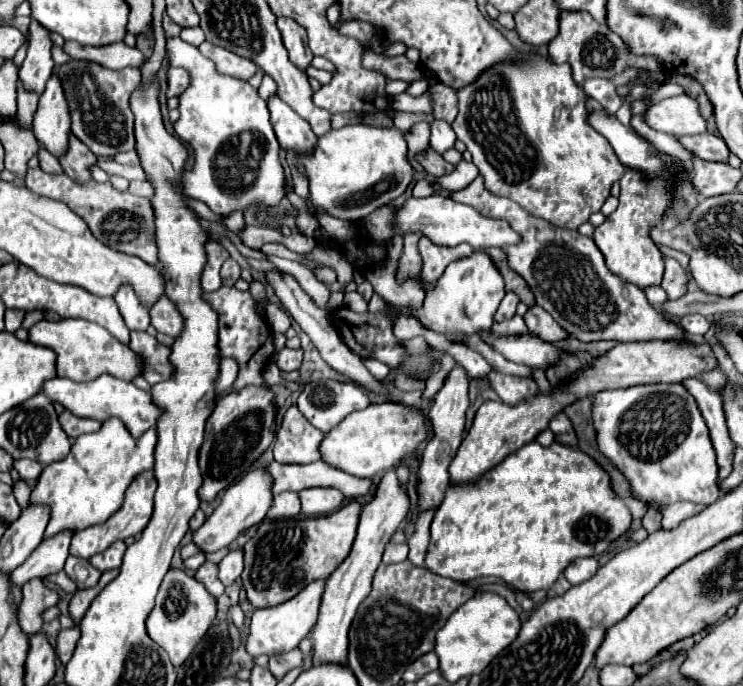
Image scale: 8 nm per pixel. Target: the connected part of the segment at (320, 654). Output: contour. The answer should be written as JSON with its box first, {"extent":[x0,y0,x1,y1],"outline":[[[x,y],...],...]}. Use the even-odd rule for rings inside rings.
{"extent":[311,469,411,665],"outline":[[[395,469],[387,471],[381,477],[381,481],[377,483],[377,491],[375,491],[373,499],[363,507],[357,537],[355,537],[351,553],[327,579],[327,587],[325,587],[323,603],[321,603],[321,611],[319,611],[319,621],[317,621],[315,629],[311,631],[311,637],[315,641],[315,647],[313,647],[313,663],[315,665],[317,663],[347,665],[347,643],[349,643],[347,633],[349,633],[351,621],[357,613],[359,603],[369,595],[373,575],[375,575],[375,571],[381,563],[381,557],[383,557],[383,549],[389,543],[391,535],[395,535],[395,531],[401,527],[401,523],[409,511],[409,505],[411,505],[409,495],[403,489],[403,483],[399,481]]]}

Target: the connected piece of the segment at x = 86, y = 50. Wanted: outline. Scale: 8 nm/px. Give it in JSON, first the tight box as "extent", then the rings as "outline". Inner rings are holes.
{"extent":[63,41,143,69],"outline":[[[65,41],[63,51],[73,59],[95,61],[107,69],[125,69],[125,67],[141,67],[143,55],[135,47],[127,47],[123,41],[103,45],[103,47],[83,47],[75,41]]]}

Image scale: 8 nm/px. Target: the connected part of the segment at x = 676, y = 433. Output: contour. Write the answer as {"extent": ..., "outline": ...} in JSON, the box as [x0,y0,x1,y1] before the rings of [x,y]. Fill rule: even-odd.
{"extent":[591,383,721,507],"outline":[[[681,383],[635,385],[621,391],[601,391],[593,397],[591,413],[599,451],[625,475],[635,499],[655,503],[659,507],[667,507],[677,501],[711,505],[719,499],[721,491],[715,483],[719,471],[715,463],[715,449],[711,447],[705,419],[701,417],[693,395]]]}

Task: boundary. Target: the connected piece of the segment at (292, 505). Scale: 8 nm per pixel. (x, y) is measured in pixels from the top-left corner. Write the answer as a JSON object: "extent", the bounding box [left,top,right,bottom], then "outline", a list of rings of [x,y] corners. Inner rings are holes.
{"extent":[267,493,301,519],"outline":[[[279,493],[273,497],[273,505],[267,513],[267,519],[283,519],[283,517],[297,517],[301,513],[297,493]]]}

